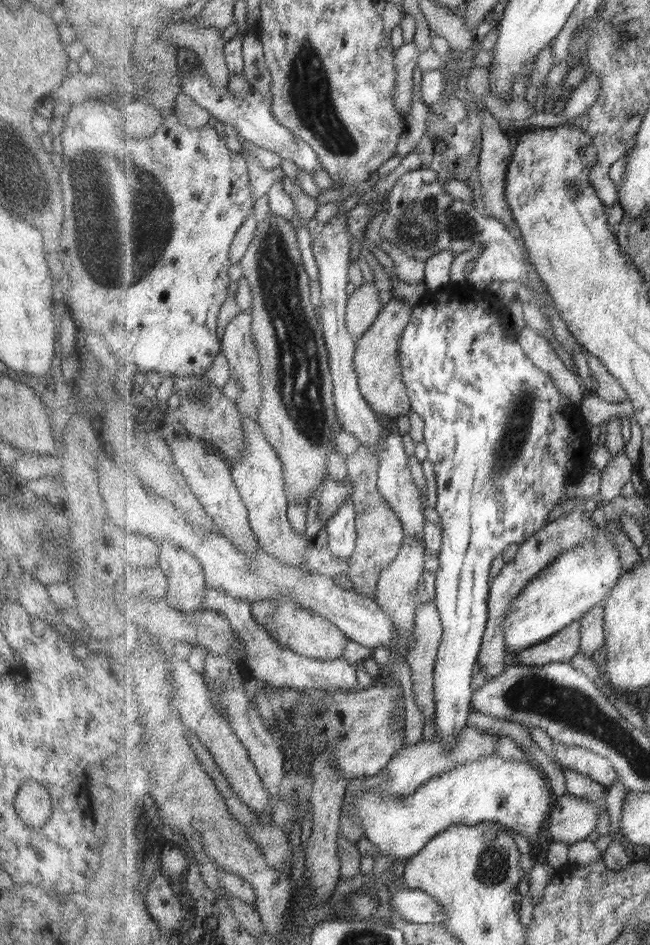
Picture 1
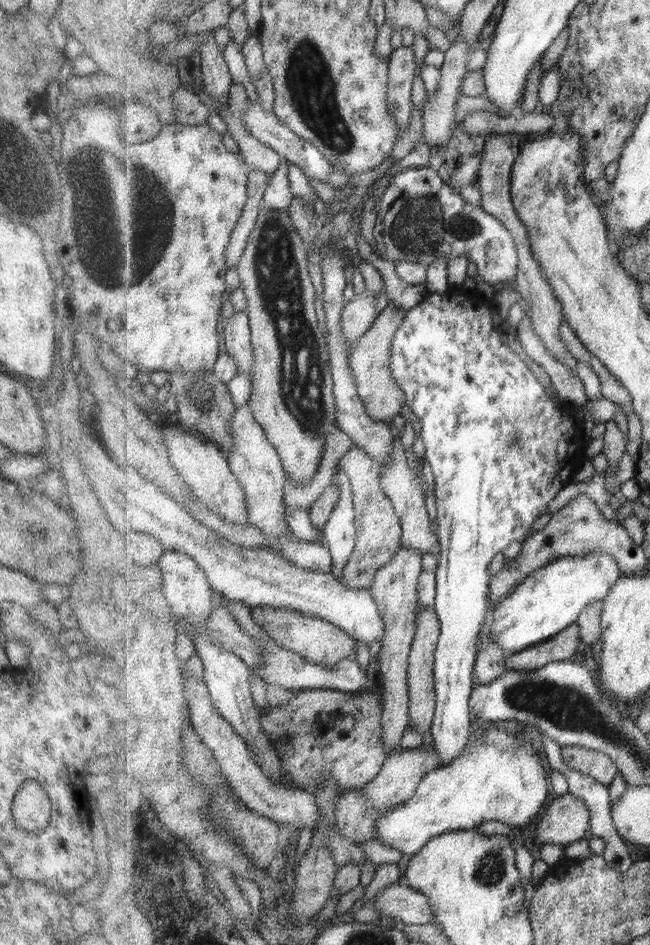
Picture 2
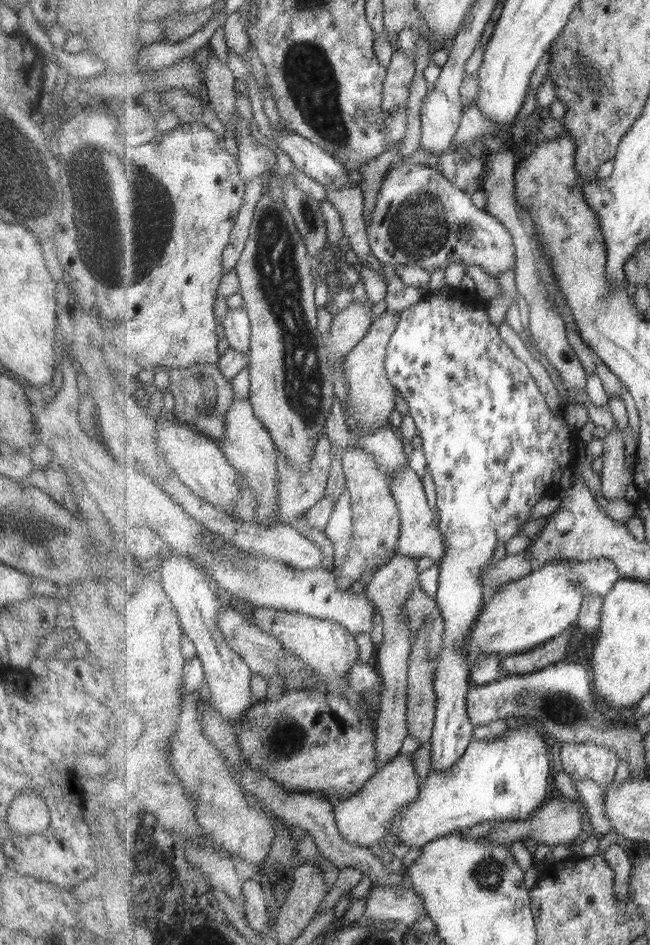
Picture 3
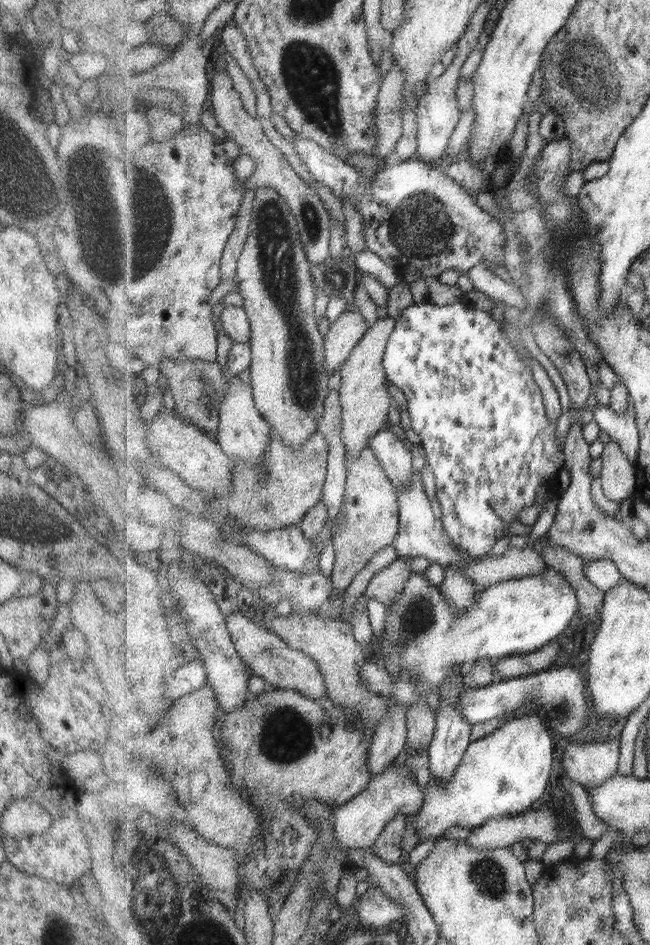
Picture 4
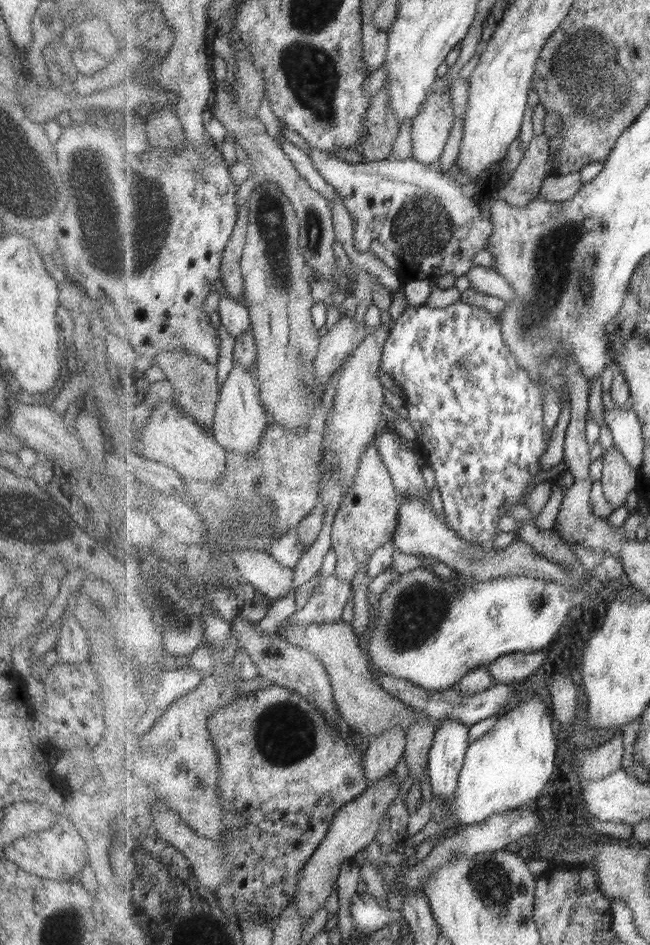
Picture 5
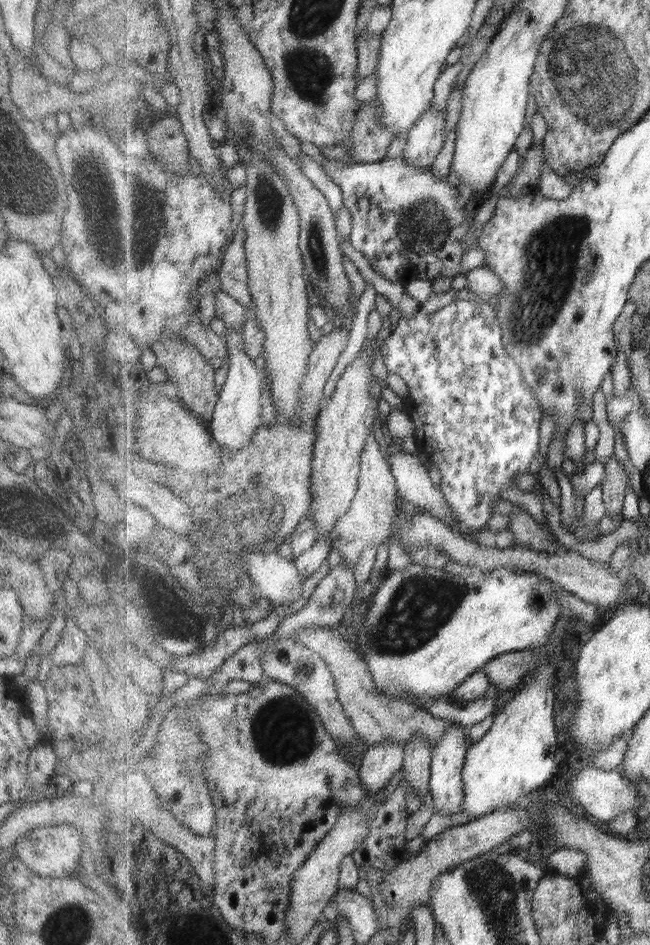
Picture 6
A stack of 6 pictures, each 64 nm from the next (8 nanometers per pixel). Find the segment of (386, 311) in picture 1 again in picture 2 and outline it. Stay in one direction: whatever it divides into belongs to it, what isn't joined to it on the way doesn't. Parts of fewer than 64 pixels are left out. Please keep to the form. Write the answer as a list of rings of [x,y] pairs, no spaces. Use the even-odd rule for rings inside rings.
[[[389,303],[367,334],[352,346],[352,352],[349,356],[351,372],[356,378],[357,392],[359,392],[359,398],[363,400],[363,404],[365,404],[365,410],[367,410],[372,419],[389,424],[391,418],[401,414],[403,406],[407,405],[405,392],[395,382],[390,368],[391,346],[395,335],[398,334],[403,321],[405,321],[406,311],[403,307]]]

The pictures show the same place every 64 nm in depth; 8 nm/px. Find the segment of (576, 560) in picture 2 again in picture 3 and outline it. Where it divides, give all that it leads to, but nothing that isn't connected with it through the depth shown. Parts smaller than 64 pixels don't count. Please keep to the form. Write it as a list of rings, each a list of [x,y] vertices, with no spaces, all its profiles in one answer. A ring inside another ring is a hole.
[[[608,558],[575,561],[573,564],[563,561],[547,563],[519,580],[497,586],[486,593],[483,613],[468,638],[462,642],[462,649],[470,658],[475,658],[479,653],[501,653],[504,656],[526,653],[545,645],[577,624],[588,594],[597,593],[605,599],[621,578],[618,566]]]

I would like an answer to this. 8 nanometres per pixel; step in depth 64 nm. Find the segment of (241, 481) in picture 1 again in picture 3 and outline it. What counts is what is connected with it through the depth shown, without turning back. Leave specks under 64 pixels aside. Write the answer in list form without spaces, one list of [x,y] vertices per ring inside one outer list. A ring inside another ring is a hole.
[[[250,396],[246,400],[233,398],[233,405],[226,416],[226,438],[219,441],[225,451],[227,459],[230,460],[239,476],[245,475],[248,486],[256,492],[258,507],[254,516],[261,525],[275,526],[279,522],[276,519],[278,494],[280,488],[279,470],[277,470],[277,454],[275,441],[271,433],[262,425],[262,422],[255,416]]]

